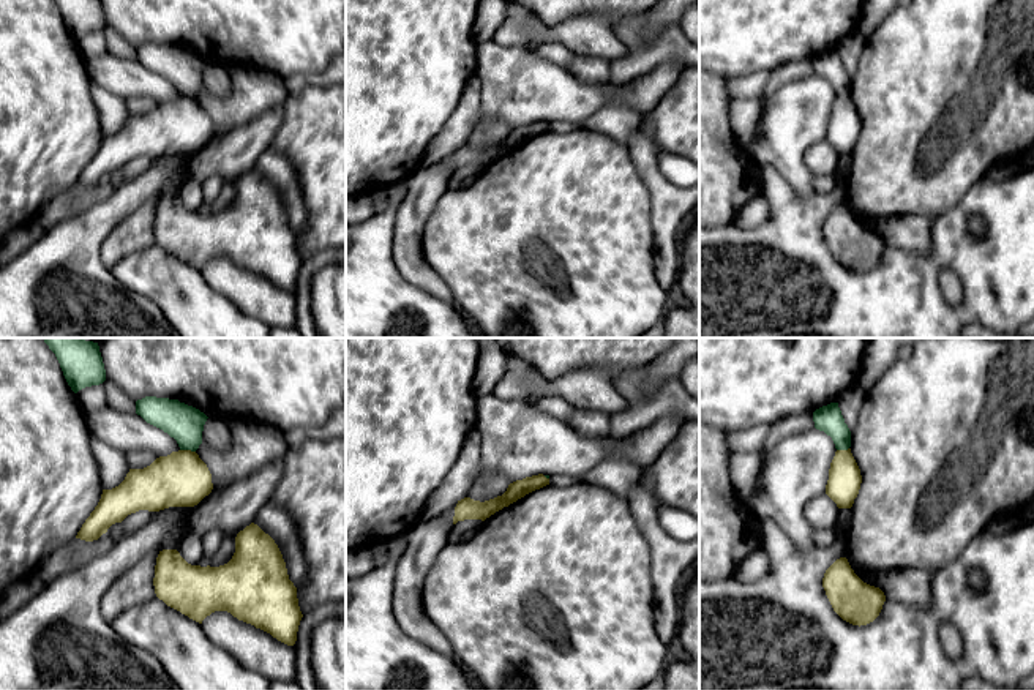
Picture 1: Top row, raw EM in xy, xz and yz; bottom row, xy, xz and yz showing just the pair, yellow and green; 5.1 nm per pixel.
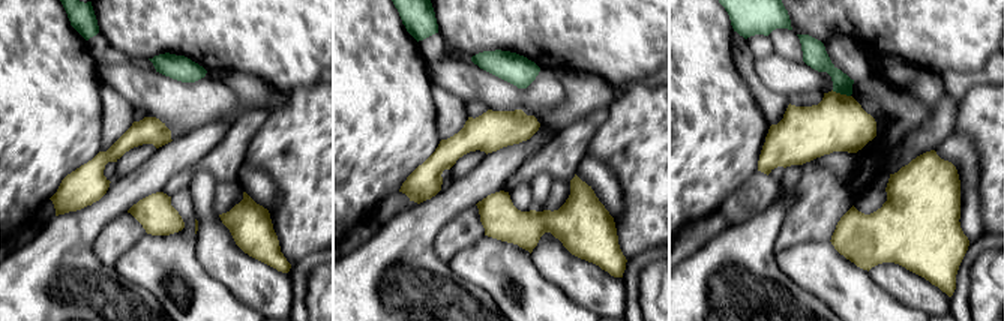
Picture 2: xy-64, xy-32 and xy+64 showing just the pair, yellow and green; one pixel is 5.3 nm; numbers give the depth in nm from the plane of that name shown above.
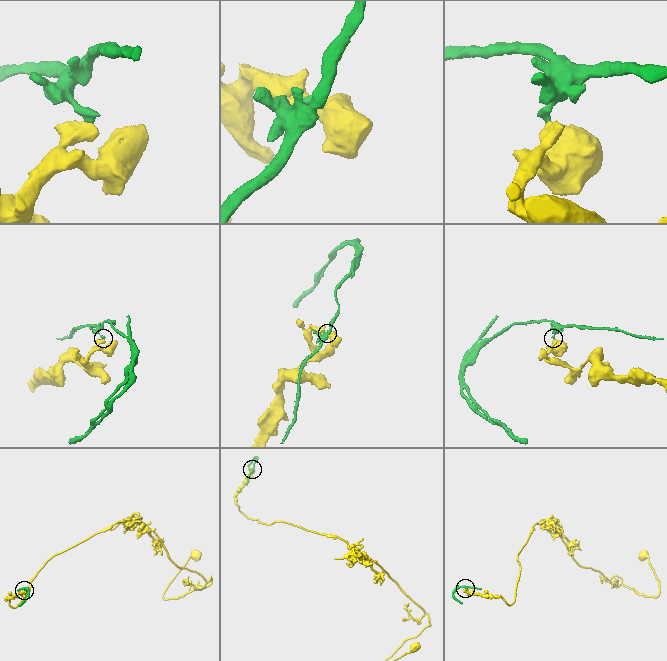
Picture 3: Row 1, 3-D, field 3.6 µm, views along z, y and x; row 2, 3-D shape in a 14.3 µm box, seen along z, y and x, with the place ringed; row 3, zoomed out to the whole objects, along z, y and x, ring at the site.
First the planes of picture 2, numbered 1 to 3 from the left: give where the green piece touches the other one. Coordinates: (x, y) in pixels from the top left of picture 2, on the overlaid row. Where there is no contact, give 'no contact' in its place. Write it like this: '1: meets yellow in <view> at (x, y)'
1: no contact
2: no contact
3: meets yellow in xy+64 at (841, 95)

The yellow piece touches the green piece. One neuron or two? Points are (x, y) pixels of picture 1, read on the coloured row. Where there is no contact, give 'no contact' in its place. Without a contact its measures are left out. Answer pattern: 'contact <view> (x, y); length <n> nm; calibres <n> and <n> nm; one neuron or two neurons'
contact xy (188, 450); length 80 nm; calibres 280 and 190 nm; two neurons

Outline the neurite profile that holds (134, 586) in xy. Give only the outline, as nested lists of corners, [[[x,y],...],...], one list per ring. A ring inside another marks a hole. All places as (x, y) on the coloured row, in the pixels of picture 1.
[[[161,551],[145,554],[111,584],[101,600],[101,614],[107,622],[112,622],[125,609],[156,597],[153,578],[156,557]]]

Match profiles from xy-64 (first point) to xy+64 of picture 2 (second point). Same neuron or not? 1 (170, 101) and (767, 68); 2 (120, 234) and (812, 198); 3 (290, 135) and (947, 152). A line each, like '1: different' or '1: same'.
1: same
2: same
3: different

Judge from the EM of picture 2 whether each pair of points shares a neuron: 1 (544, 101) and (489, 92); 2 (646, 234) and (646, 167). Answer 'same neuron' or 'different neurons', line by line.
1: same neuron
2: same neuron

